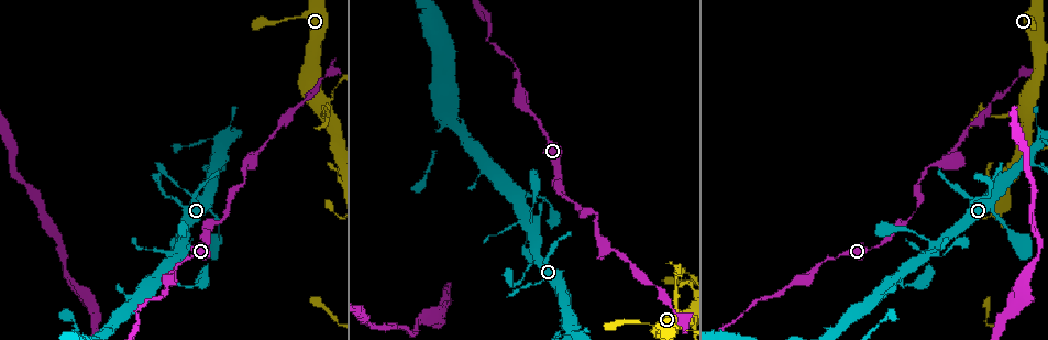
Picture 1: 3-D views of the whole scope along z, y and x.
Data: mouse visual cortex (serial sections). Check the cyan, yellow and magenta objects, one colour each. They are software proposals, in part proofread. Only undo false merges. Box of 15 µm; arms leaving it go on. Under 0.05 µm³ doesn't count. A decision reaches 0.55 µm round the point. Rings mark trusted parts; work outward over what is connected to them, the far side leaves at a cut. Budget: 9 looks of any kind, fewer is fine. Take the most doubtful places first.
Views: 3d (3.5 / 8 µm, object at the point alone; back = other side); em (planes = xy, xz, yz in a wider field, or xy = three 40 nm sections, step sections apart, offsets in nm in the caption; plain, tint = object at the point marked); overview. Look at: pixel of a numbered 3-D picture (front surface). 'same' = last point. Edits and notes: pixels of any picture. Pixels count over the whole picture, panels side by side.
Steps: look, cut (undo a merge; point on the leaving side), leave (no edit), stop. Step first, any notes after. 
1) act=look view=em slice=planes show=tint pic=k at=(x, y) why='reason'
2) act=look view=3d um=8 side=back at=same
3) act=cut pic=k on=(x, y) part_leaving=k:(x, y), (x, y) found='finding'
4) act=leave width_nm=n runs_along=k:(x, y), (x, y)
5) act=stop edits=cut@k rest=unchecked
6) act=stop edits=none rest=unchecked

act=look view=3d um=3.5 pic=1 at=(327, 111) why='calibre changes'

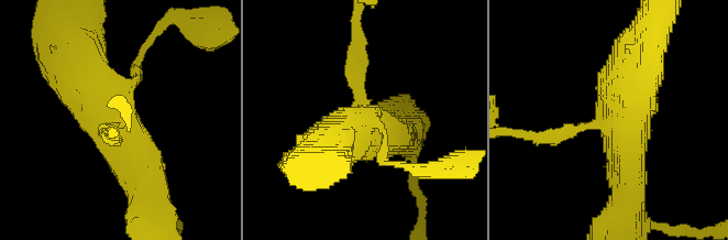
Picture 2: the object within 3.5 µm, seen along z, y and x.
act=look view=em slice=planes show=plain pic=2 at=(116, 123) arms=4 arm_widths_nm=150,200,500,600

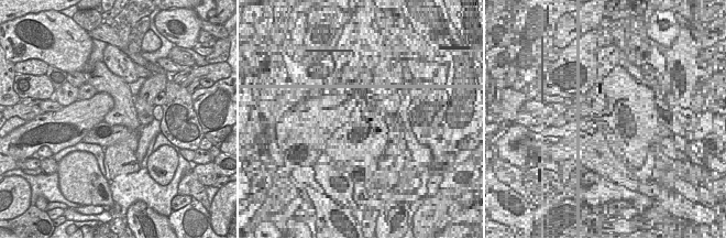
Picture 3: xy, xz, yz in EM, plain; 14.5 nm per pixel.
act=look view=em slice=planes show=tint at=same why='where the object lies'

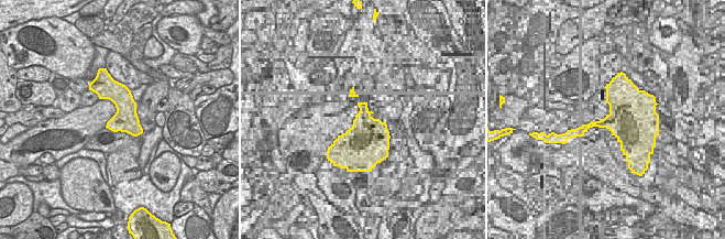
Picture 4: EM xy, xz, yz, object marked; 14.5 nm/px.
act=leave runs_along=2:(75, 68), (139, 156), (145, 197) found='all the same cell'

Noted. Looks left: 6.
act=look view=3d um=3.5 pic=1 at=(571, 201) why='calibre changes'

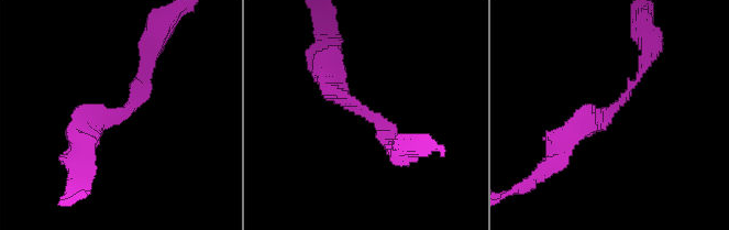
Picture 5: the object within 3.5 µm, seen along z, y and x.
act=look view=em slice=xy step=3 show=tint pic=5 at=(120, 112)

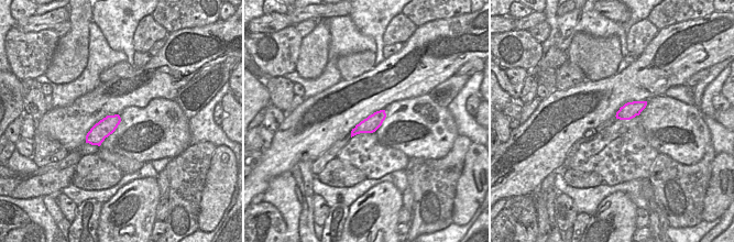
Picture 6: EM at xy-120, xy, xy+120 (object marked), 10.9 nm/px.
act=leave width_nm=170 runs_along=5:(566, 139), (608, 116), (648, 55) found='all the same cell'

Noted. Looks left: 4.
act=look view=3d um=3.5 pic=1 at=(252, 159) why='branch point'

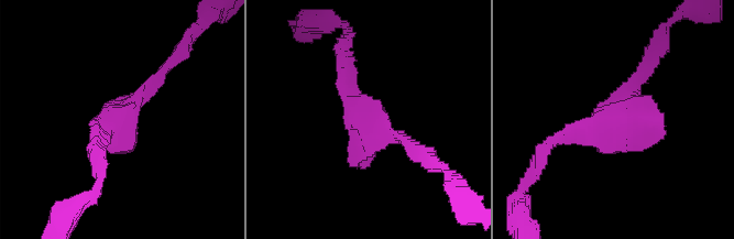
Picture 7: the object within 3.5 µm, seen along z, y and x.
act=look view=em slice=xy step=2 show=tint pic=7 at=(120, 120)

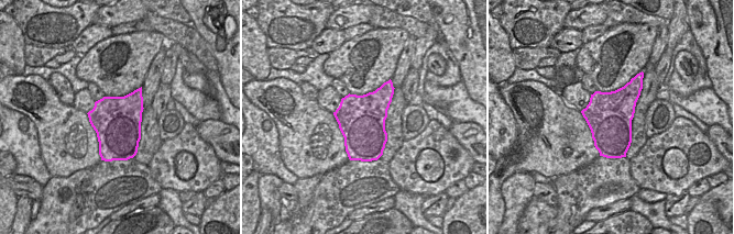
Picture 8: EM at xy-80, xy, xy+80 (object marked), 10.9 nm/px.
act=leave runs_along=7:(555, 139), (614, 119), (645, 68) found='one cell here'

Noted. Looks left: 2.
act=look view=3d um=3.5 pic=1 at=(1026, 20) why='thick turns thin'

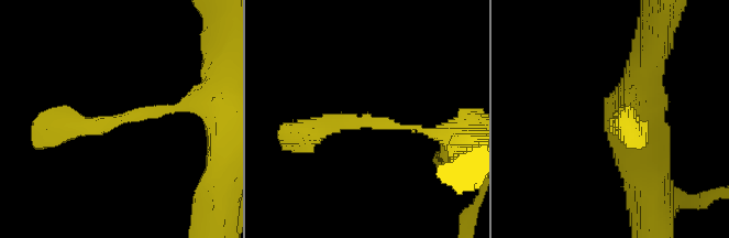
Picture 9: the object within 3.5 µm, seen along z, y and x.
act=look view=em slice=planes show=tint pic=9 at=(615, 117) why='need the tissue'

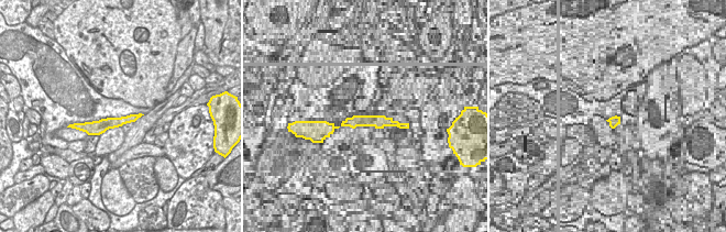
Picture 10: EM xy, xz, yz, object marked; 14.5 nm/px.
act=leave runs_along=9:(208, 103), (66, 126) found='all the same cell'

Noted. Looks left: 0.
act=stop edits=none rest=unchecked

